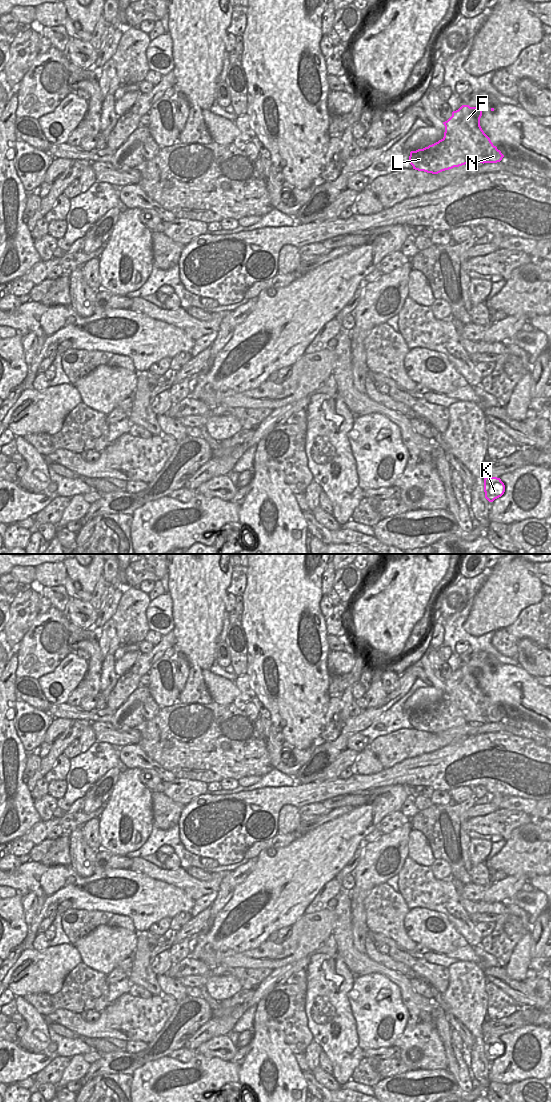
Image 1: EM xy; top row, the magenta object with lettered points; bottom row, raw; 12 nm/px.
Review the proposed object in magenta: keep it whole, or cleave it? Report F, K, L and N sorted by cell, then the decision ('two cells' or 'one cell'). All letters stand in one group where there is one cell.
F N / K L | two cells

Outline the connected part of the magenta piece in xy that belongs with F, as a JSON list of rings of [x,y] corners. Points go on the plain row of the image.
[[[462,665],[452,672],[452,676],[445,682],[443,699],[449,709],[456,707],[468,722],[497,723],[504,715],[480,686],[482,670],[479,667]]]

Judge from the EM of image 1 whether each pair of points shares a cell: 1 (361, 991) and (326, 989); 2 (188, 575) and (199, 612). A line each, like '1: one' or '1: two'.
1: two
2: one

